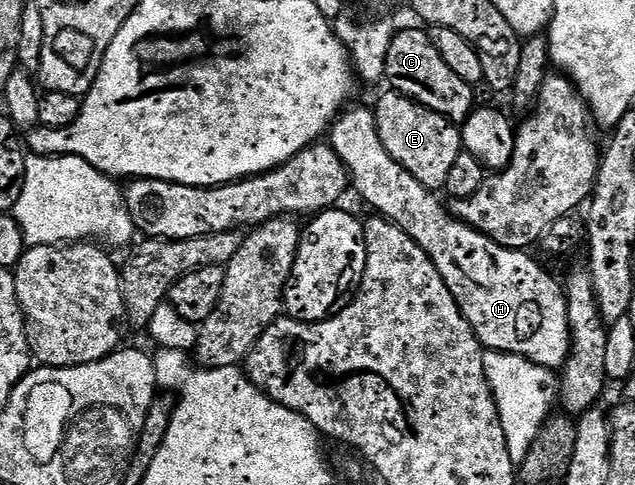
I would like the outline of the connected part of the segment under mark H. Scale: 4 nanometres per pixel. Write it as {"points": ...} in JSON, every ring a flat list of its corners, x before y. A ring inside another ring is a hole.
{"points":[[370,107,350,108,331,125,329,143,337,152,337,158,345,162,354,191,356,188,363,195,364,202,375,208,371,210,390,220,405,234,409,234,409,238,413,238,413,242,417,242,417,246,425,250,433,266,437,266,445,286,449,286,457,306,463,311,463,317,475,331,475,336,484,349,517,354,529,362,537,362,537,366,552,370,562,369,567,363,567,355,571,353,571,331,564,285,560,281,558,284,533,257,527,256,531,254,514,248,503,248,476,228,455,219,445,204,435,197,438,195,432,189,421,186,421,182,417,182,417,178,413,178,413,174,409,174,405,166,398,164,389,154,389,150,385,150,375,125,374,111]]}

